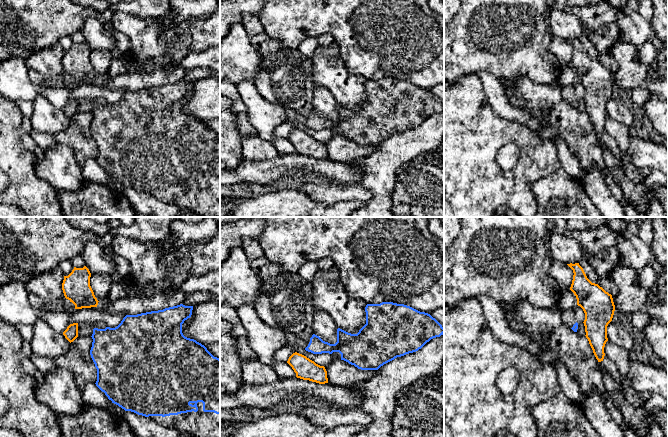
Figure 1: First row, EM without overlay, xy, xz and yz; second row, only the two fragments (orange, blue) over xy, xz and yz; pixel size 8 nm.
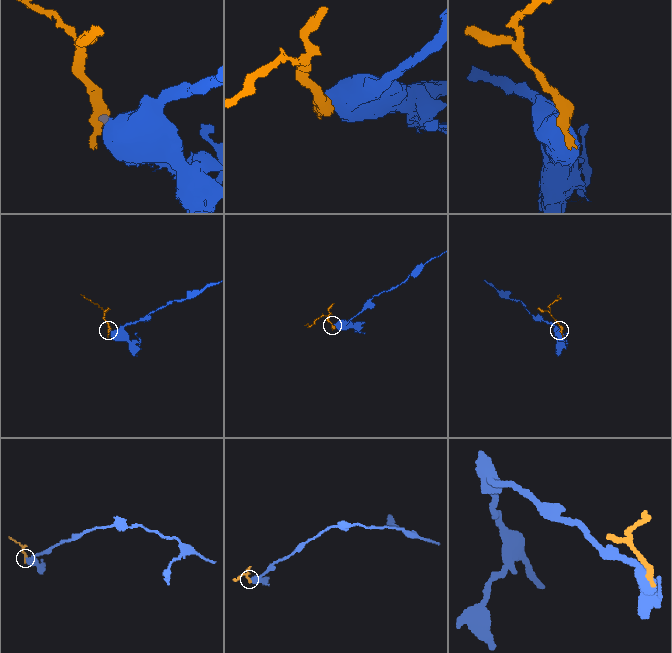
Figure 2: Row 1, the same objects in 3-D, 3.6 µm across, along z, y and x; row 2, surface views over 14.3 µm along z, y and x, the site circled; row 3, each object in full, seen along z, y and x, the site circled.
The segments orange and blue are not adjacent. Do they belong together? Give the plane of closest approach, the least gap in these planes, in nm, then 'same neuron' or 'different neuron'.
nearest in xz; 50 nm apart; different neuron

